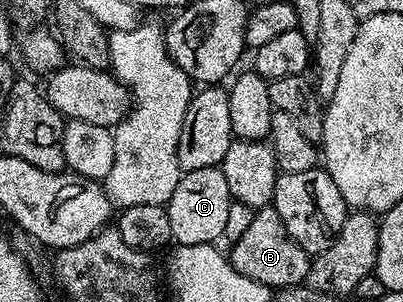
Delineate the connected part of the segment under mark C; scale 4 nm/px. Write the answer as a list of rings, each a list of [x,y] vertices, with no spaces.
[[[220,166],[186,170],[167,204],[173,242],[177,246],[213,244],[224,235],[227,228],[227,208],[231,199],[227,179],[223,177]]]

